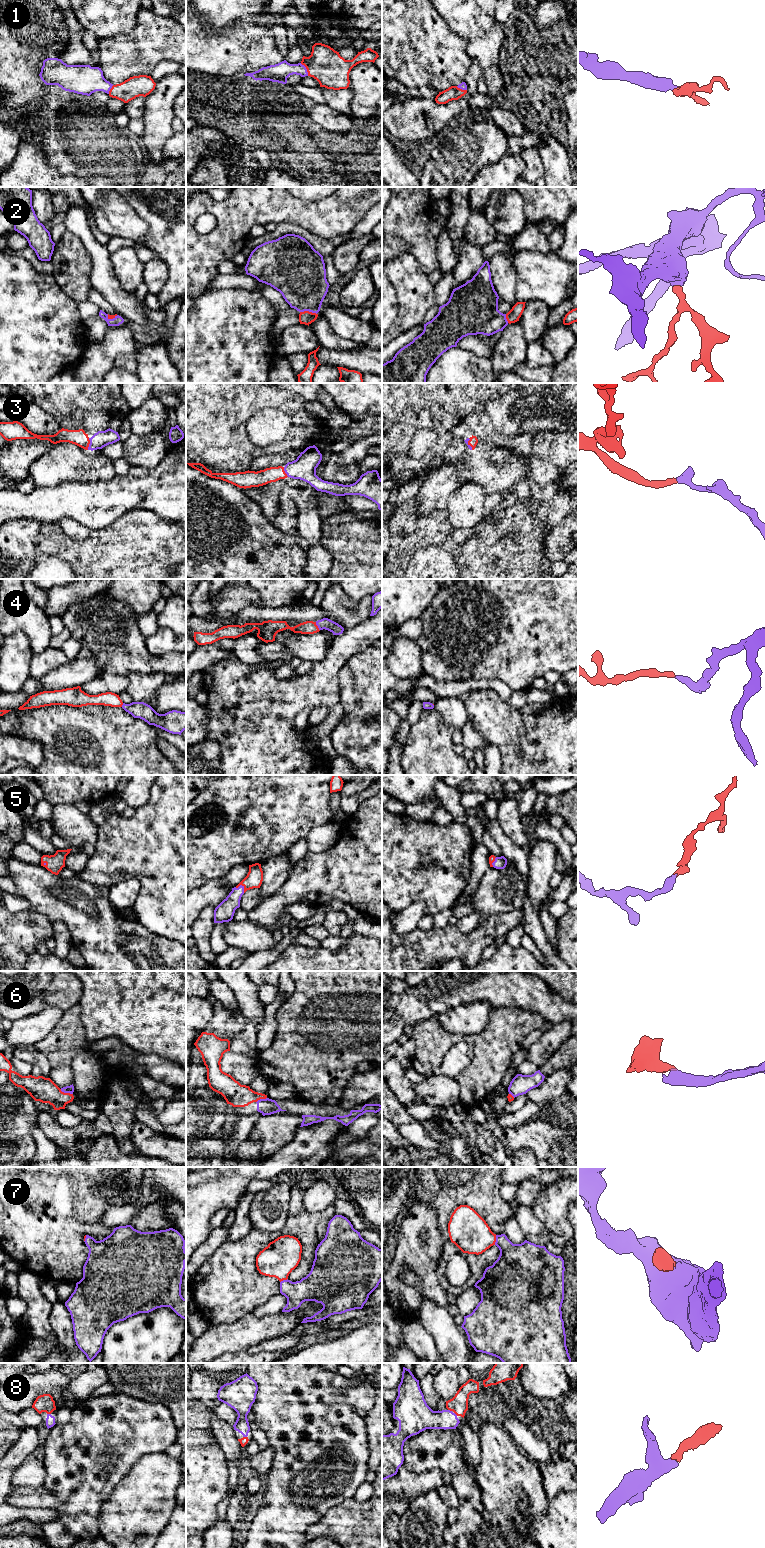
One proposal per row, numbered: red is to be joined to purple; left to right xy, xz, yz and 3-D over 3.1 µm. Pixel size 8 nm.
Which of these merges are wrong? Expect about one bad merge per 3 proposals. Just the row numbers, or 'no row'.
no row

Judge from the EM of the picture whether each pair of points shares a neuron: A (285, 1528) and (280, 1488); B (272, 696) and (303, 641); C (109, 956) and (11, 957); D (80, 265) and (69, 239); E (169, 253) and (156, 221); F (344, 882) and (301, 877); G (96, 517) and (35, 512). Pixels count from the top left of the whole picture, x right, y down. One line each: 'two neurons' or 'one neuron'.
A: one neuron
B: two neurons
C: two neurons
D: one neuron
E: one neuron
F: one neuron
G: one neuron

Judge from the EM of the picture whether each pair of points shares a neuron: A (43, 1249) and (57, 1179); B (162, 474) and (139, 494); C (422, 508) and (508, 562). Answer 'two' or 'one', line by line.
A: one
B: one
C: two

